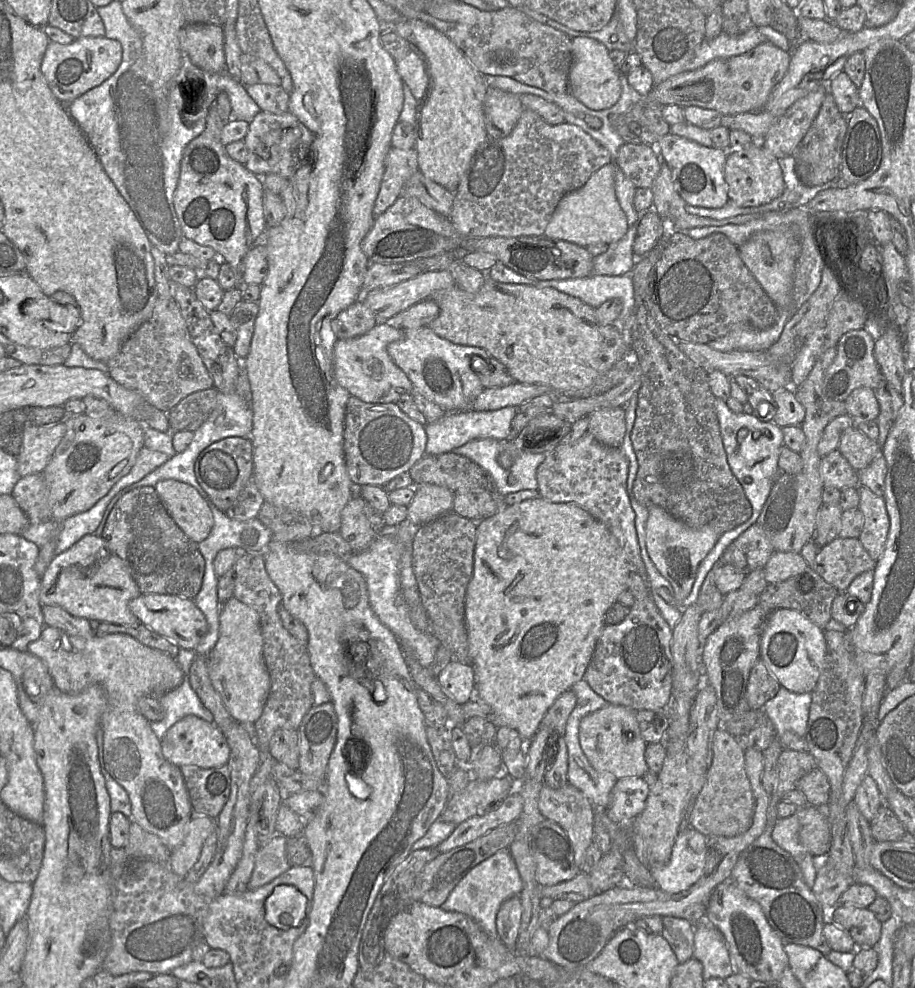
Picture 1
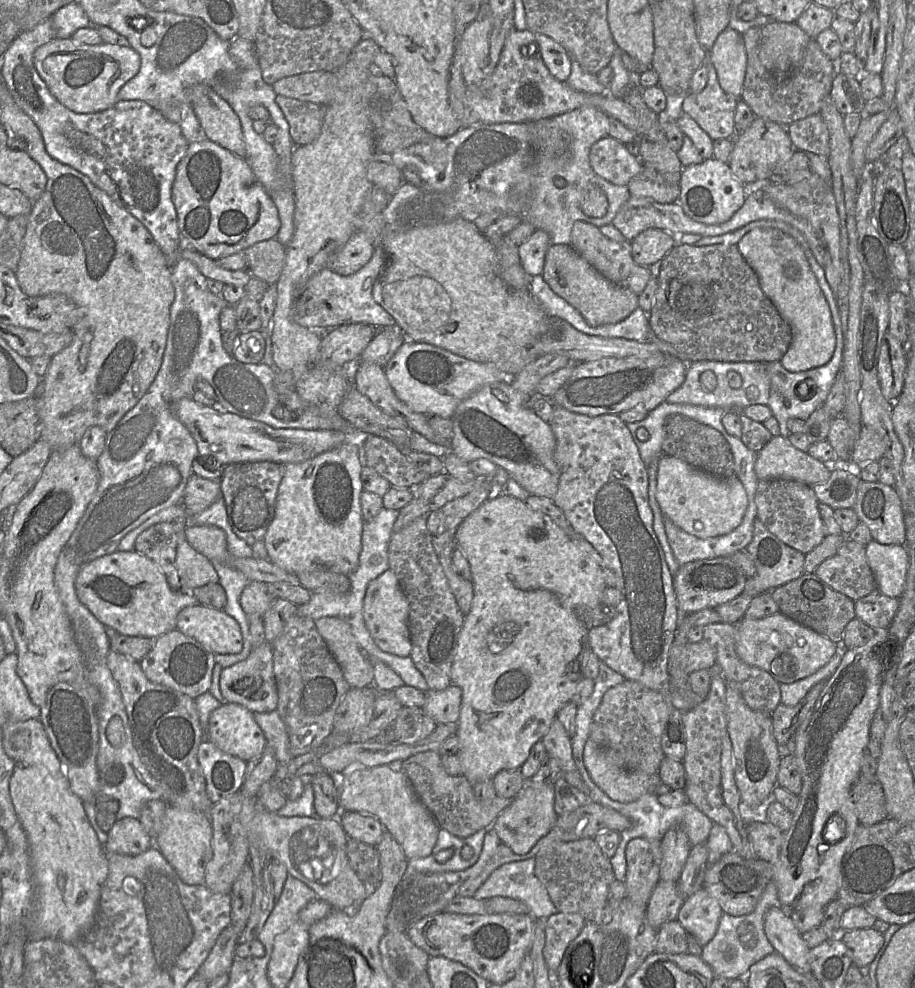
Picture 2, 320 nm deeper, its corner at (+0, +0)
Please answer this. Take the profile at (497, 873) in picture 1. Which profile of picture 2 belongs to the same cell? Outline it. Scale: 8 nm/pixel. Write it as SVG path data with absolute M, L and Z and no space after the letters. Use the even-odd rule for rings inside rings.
M534 858L501 865L478 888L474 898L508 897L520 900L528 906L534 918L545 920L558 911L547 889L535 876L534 867Z

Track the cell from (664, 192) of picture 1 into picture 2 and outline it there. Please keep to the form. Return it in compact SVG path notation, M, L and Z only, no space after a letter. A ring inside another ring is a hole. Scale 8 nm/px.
M513 29L506 37L494 72L478 86L466 86L466 99L481 124L525 123L552 118L584 106L595 107L637 133L638 120L622 98L573 90L556 80L546 68L536 35L530 30Z

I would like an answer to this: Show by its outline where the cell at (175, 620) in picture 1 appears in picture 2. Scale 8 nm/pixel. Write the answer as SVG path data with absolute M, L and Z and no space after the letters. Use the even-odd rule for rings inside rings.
M197 604L182 609L177 616L176 629L195 639L214 654L237 654L243 650L244 639L237 621L223 610Z

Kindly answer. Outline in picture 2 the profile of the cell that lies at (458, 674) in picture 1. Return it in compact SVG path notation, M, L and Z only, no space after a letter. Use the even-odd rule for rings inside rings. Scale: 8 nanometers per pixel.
M452 683L441 691L428 690L423 709L437 724L457 724L461 701L461 688Z

